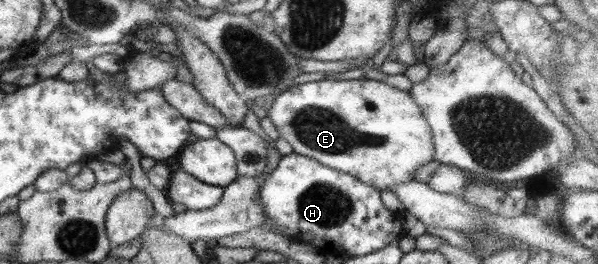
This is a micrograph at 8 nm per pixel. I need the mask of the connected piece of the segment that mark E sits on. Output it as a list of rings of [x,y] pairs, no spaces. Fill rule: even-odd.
[[[324,79],[293,85],[276,95],[267,109],[268,117],[279,129],[280,137],[299,154],[314,158],[329,168],[351,174],[361,182],[386,190],[388,186],[414,180],[414,172],[434,160],[434,138],[420,106],[409,91],[395,88],[383,81],[366,79]]]

